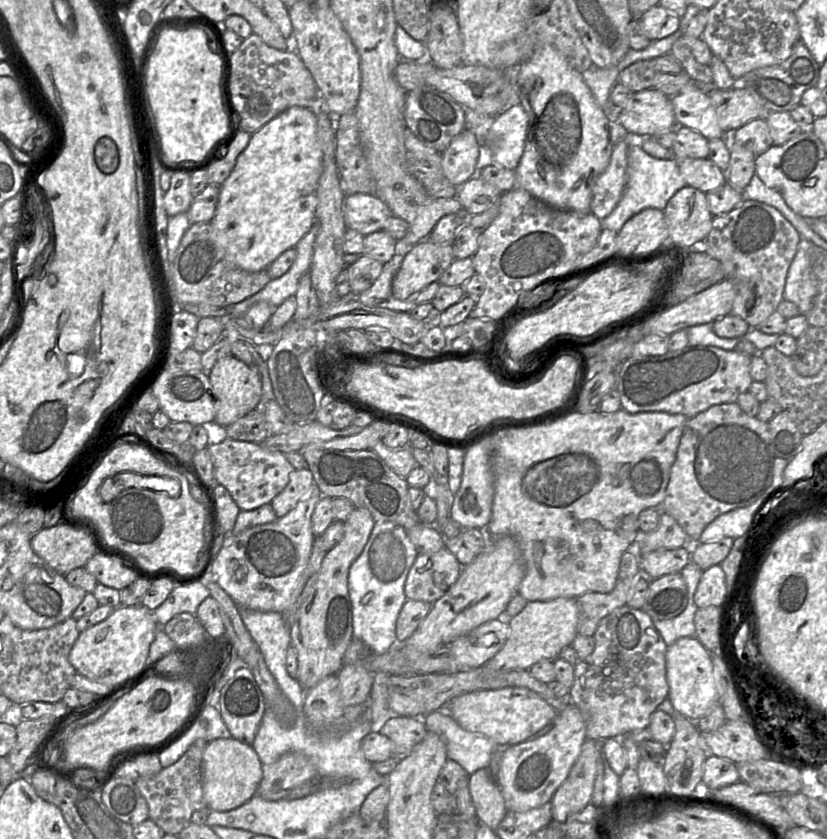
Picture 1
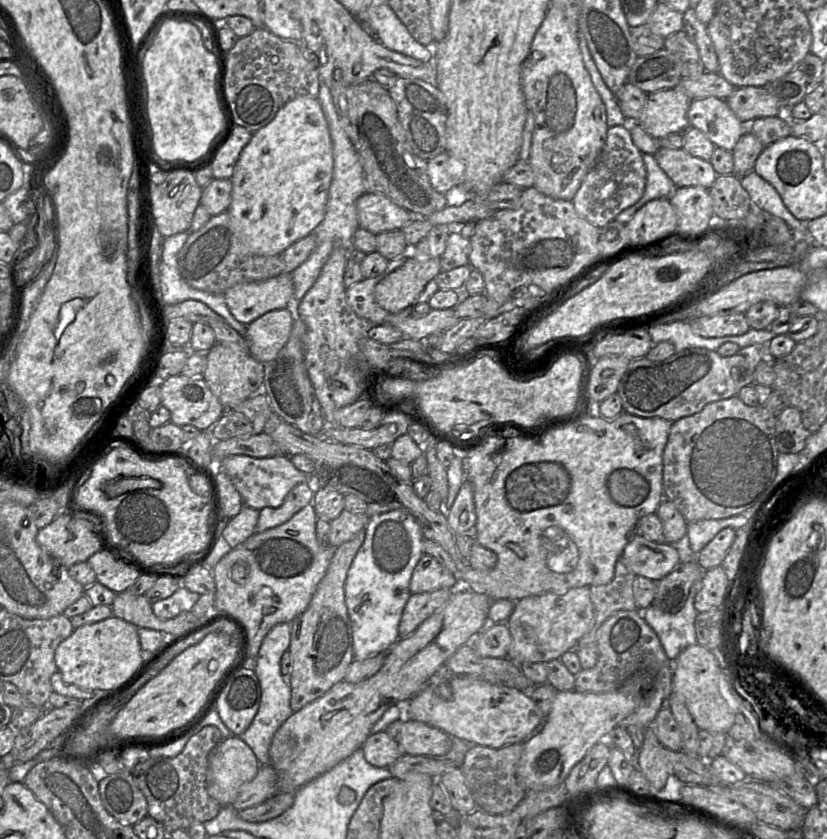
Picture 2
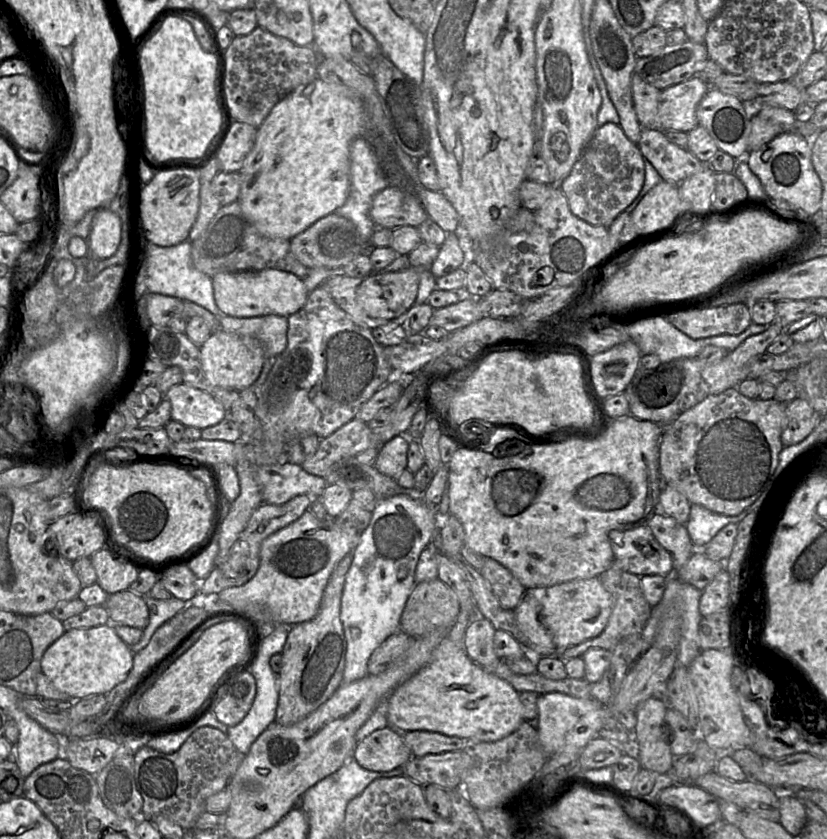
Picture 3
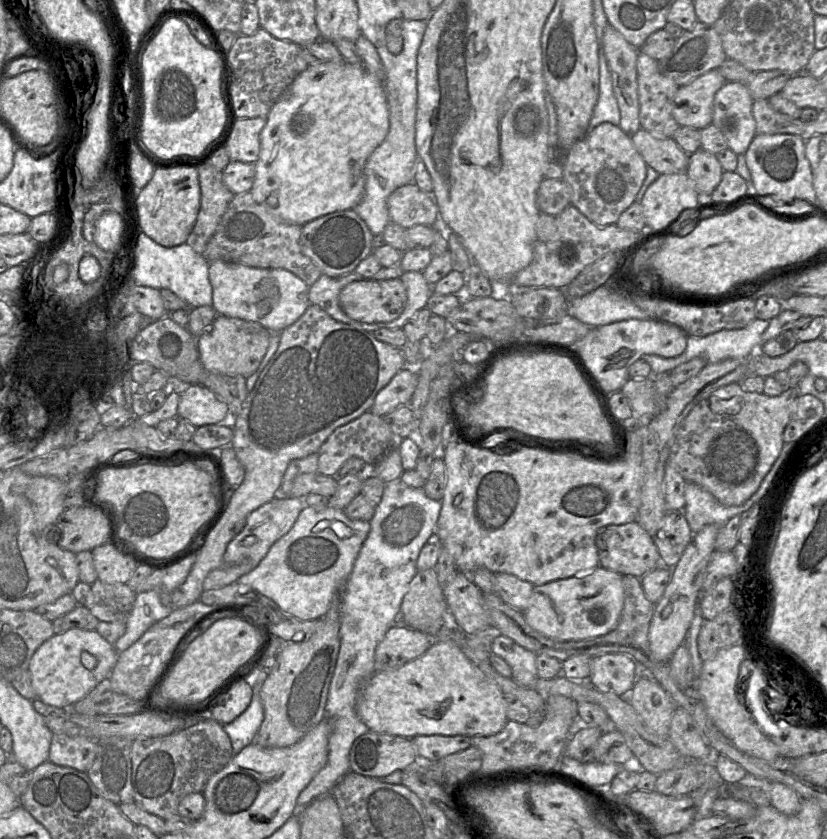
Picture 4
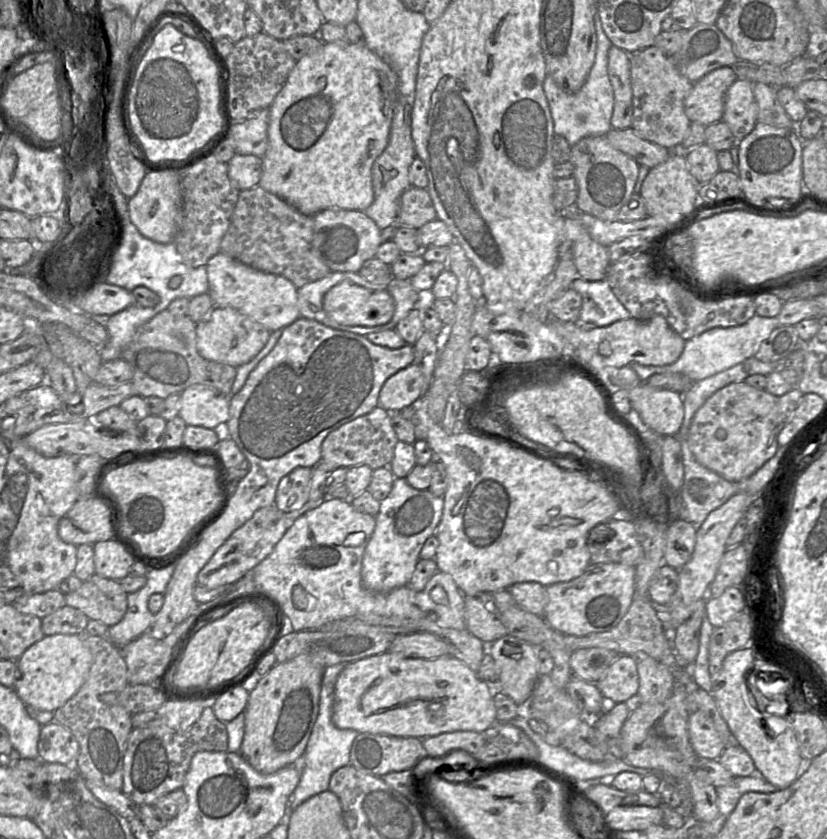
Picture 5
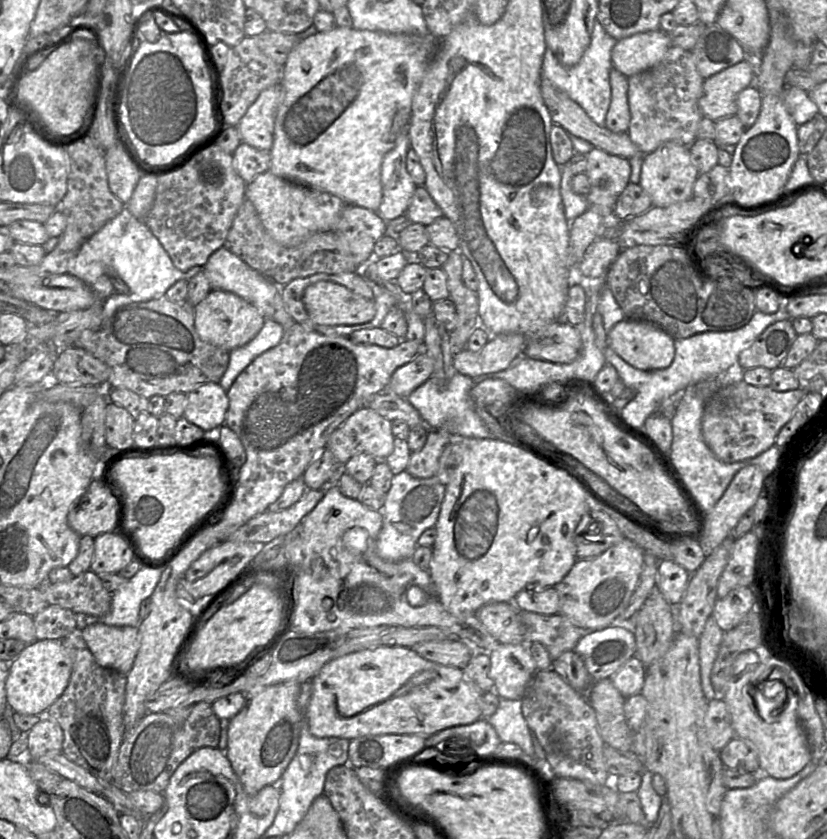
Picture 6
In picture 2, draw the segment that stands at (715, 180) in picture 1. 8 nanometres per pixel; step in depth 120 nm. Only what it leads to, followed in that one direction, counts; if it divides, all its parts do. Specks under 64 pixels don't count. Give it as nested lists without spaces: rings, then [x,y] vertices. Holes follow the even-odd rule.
[[[660,147],[654,157],[676,187],[701,186],[709,189],[718,176],[710,161],[693,157],[683,148]]]

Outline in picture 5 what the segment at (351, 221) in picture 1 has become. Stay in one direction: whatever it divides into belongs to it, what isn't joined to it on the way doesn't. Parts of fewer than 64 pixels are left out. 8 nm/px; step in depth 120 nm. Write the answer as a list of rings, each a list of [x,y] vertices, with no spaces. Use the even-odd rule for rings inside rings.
[[[411,186],[402,194],[398,224],[419,229],[435,219],[437,219],[437,213],[426,188]]]

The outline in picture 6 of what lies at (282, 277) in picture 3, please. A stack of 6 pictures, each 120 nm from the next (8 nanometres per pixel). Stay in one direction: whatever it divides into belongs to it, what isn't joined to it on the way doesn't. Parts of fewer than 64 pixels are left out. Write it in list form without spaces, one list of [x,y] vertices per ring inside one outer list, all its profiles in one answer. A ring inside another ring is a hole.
[[[226,247],[217,249],[209,257],[203,271],[210,282],[211,290],[232,292],[255,306],[265,318],[273,317],[275,312],[274,299],[281,292],[281,288],[272,280],[251,268]]]

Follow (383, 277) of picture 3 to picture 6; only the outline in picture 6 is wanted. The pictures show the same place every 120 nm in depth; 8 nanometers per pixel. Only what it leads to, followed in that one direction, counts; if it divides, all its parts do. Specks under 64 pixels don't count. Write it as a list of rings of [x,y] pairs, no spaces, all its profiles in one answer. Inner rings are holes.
[[[330,281],[309,285],[303,303],[315,323],[328,326],[367,323],[376,313],[374,301]]]

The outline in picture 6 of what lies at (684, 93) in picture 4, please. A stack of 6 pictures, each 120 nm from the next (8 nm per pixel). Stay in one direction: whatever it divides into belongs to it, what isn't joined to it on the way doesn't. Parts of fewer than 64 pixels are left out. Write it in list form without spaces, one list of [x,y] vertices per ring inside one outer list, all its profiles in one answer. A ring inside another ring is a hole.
[[[743,60],[703,83],[698,104],[703,117],[713,121],[736,115],[738,94],[755,82],[755,64]]]

